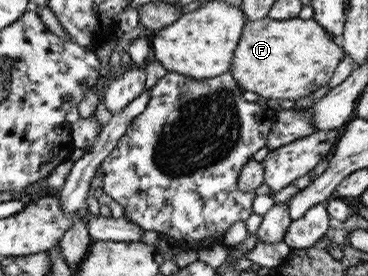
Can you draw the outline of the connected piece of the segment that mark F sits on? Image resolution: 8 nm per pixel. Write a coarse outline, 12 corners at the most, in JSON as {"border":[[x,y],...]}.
{"border":[[313,18],[245,24],[230,72],[297,102],[328,85],[341,42]]}

